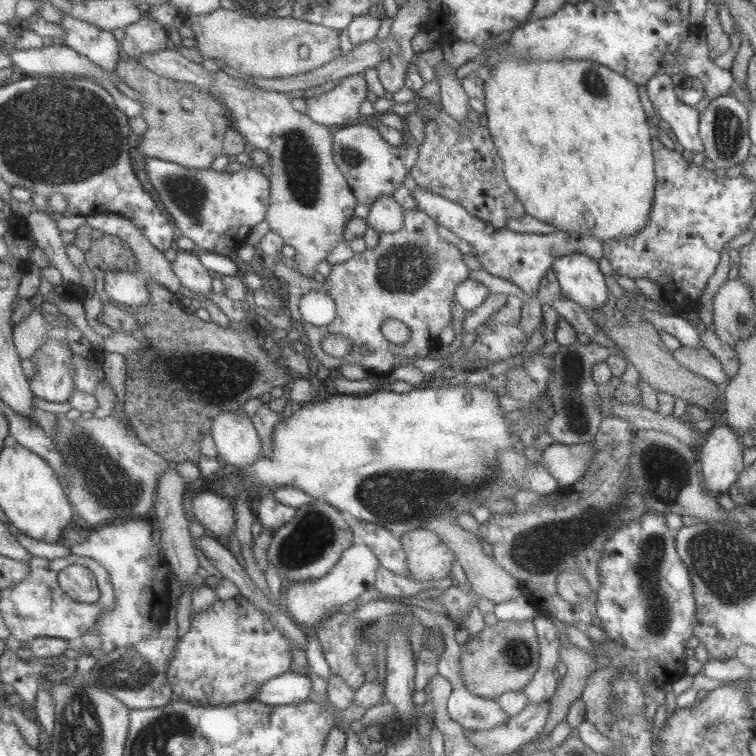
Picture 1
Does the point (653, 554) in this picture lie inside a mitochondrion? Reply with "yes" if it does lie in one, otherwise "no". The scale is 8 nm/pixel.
yes

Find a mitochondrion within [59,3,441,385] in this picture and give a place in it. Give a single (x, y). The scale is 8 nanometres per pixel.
(299, 156)

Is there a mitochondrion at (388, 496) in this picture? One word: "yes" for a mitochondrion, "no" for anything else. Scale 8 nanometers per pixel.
yes

